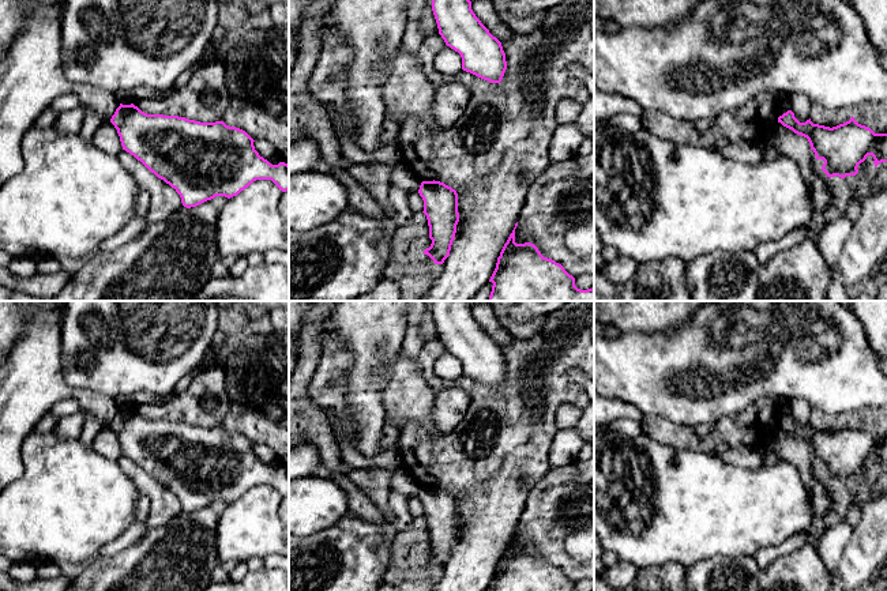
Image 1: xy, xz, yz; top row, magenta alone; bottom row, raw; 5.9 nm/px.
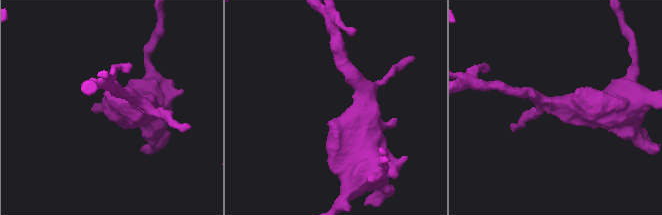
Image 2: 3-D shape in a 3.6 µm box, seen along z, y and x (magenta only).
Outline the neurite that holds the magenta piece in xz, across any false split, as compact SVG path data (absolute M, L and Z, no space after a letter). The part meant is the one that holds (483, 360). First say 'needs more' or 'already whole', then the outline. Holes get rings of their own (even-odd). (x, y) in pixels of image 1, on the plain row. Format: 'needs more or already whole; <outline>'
already whole; M431 301L439 339L462 362L462 374L491 388L500 388L507 374L501 347L471 315L466 301Z

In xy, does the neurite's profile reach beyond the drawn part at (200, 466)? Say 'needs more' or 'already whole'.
already whole

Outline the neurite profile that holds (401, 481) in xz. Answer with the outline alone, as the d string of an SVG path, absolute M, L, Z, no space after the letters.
M405 467L395 470L390 481L391 492L398 492L407 498L418 497L421 488L422 486L411 477L410 471Z

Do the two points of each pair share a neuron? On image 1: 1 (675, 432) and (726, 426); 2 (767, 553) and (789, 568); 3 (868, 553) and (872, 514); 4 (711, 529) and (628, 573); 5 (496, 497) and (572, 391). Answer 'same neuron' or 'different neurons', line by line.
1: same neuron
2: different neurons
3: same neuron
4: different neurons
5: same neuron

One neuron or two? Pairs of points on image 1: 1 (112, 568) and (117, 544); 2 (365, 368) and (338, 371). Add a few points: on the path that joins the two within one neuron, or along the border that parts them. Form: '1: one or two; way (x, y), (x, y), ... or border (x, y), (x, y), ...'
1: two; border (142, 535), (134, 544), (112, 554), (100, 556)
2: two; border (339, 339), (353, 357), (346, 380), (349, 402)

